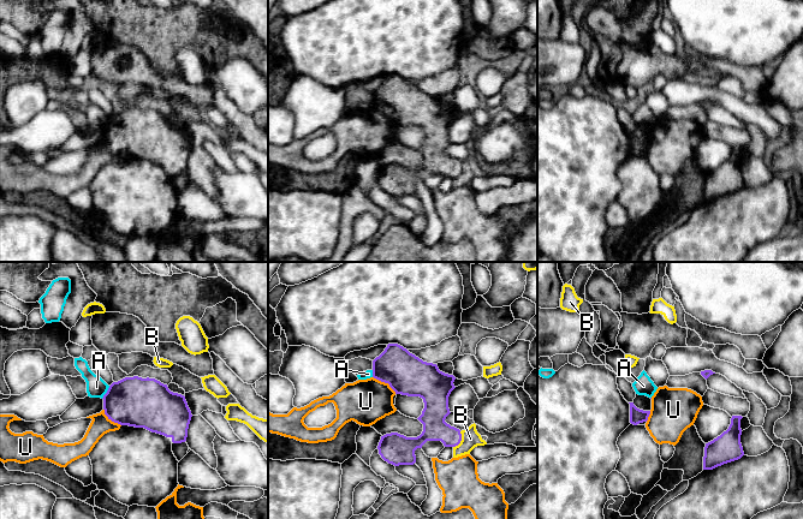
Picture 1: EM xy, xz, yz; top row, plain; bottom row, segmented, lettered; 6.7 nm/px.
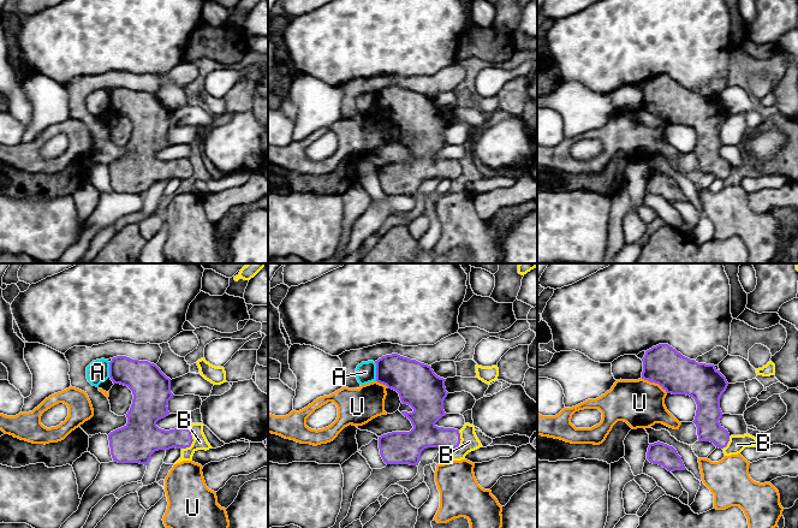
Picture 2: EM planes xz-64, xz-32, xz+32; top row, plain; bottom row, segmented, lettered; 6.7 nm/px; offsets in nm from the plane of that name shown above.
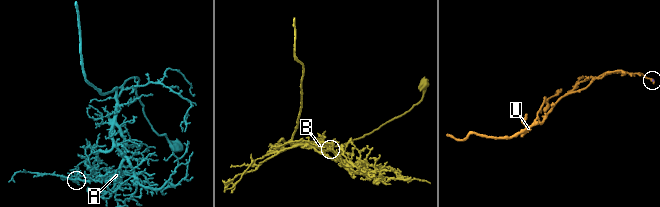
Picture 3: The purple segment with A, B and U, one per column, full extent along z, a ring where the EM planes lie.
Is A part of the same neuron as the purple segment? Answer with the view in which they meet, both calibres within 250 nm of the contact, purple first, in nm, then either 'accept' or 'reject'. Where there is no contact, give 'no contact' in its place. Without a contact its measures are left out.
meets purple in xy; 340 nm thick on the purple side, 140 nm on the other; reject

